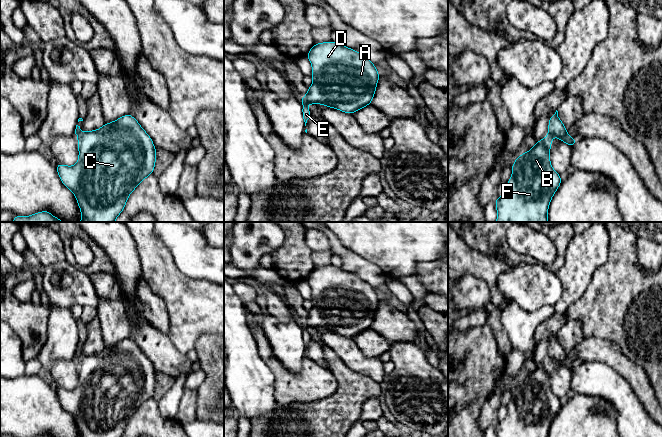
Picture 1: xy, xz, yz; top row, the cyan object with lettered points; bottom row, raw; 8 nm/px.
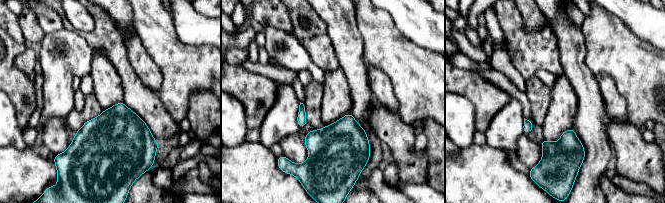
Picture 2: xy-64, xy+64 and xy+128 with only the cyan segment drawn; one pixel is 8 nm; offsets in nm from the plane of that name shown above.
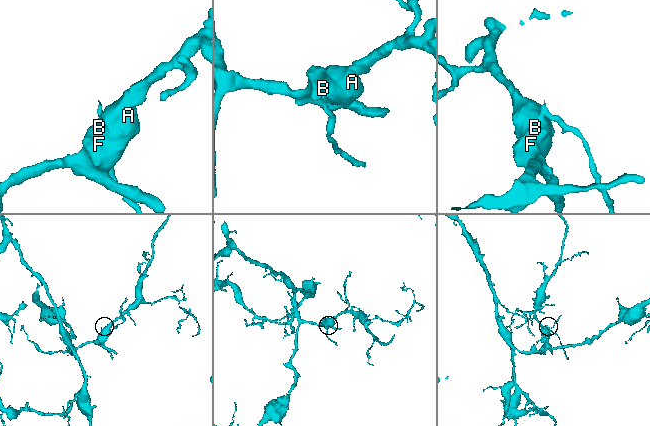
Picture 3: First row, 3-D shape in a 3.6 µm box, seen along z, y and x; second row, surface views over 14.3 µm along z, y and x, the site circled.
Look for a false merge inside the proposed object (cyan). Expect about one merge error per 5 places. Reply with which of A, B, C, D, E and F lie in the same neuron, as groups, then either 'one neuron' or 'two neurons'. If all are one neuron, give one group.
A B C D F / E; two neurons

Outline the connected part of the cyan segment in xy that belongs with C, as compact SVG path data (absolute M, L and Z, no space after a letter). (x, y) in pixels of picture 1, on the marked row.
M131 114L105 123L100 129L83 132L77 138L79 150L77 163L74 166L61 163L55 166L60 180L76 197L81 210L80 222L114 222L124 210L129 195L146 177L153 174L157 149L151 137Z

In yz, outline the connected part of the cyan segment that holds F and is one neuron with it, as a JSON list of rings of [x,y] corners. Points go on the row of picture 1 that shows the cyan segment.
[[[551,137],[538,140],[533,148],[518,155],[511,166],[512,175],[507,181],[507,190],[502,197],[496,197],[496,222],[548,222],[548,207],[562,180],[550,162]]]

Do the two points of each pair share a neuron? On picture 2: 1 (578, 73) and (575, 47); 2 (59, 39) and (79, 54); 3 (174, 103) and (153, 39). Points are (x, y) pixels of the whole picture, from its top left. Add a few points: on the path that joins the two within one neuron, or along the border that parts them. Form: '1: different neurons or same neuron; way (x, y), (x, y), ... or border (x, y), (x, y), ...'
1: same neuron; way (575, 67), (575, 53)
2: same neuron; way (64, 44), (74, 54)
3: same neuron; way (174, 87), (174, 60), (169, 55)

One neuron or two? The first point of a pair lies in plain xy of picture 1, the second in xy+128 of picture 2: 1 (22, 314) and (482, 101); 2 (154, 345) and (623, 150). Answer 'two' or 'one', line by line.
1: one
2: one

